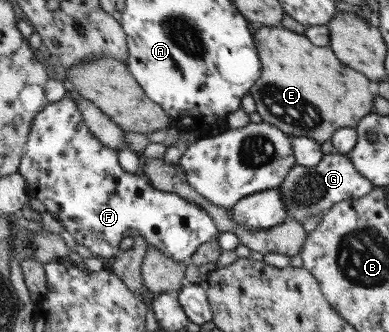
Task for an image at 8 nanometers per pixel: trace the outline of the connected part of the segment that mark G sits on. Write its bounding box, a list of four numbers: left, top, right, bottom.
[277,152,373,223]

